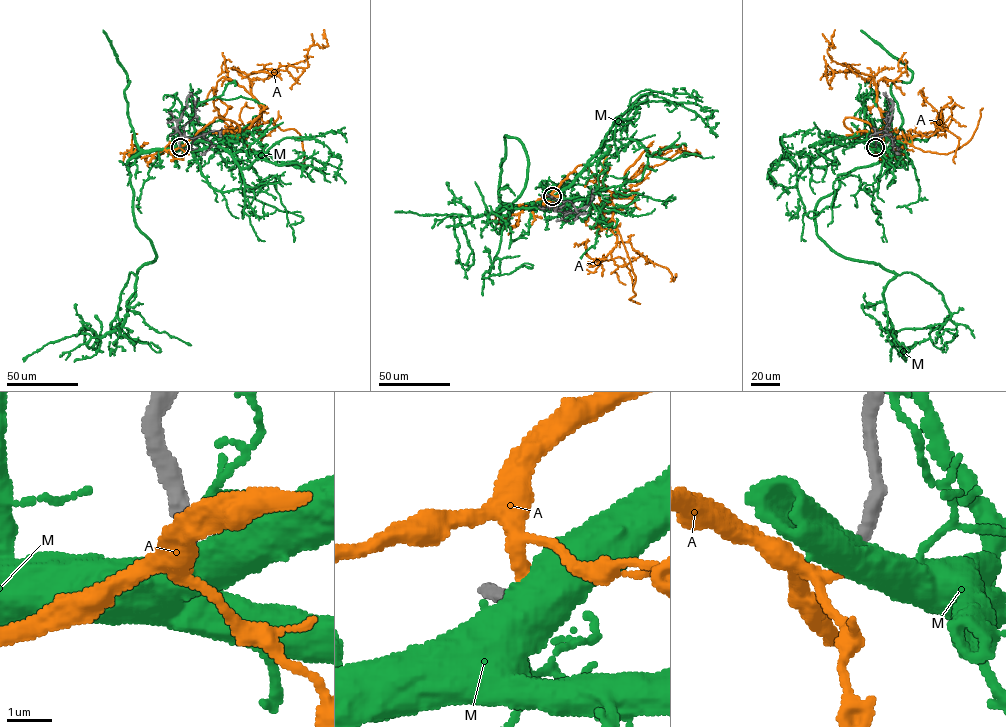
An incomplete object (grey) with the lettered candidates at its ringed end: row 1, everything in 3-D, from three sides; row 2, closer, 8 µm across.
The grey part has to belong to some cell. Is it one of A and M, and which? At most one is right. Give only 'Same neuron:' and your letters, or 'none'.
Same neuron: A

